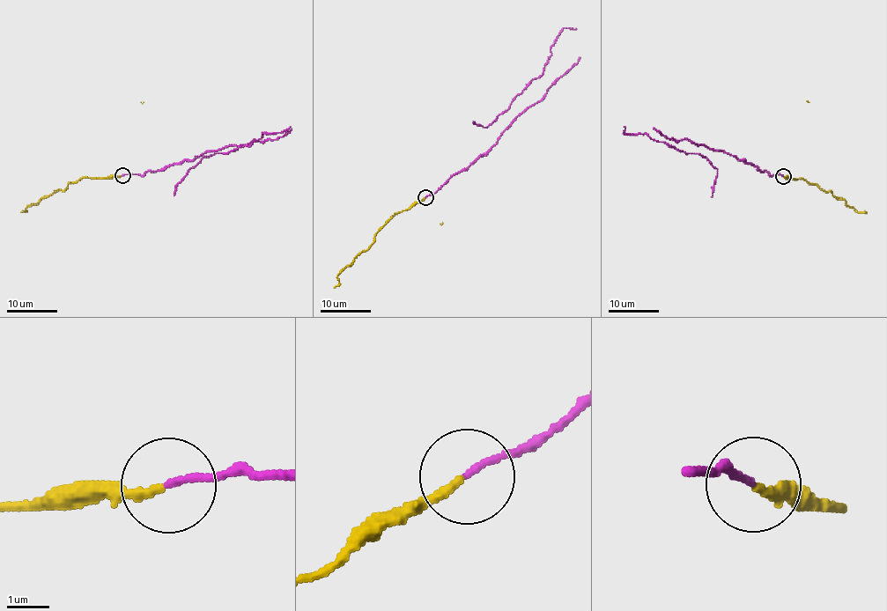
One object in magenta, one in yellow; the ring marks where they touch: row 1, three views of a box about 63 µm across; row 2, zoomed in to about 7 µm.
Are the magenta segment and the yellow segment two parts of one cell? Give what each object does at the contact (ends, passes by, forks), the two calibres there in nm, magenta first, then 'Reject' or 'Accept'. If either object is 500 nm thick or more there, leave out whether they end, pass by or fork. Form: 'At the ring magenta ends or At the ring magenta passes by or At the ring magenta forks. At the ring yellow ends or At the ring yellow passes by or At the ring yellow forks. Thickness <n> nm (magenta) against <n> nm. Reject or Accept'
At the ring magenta ends. At the ring yellow ends. Thickness 160 nm (magenta) against 200 nm. Reject

